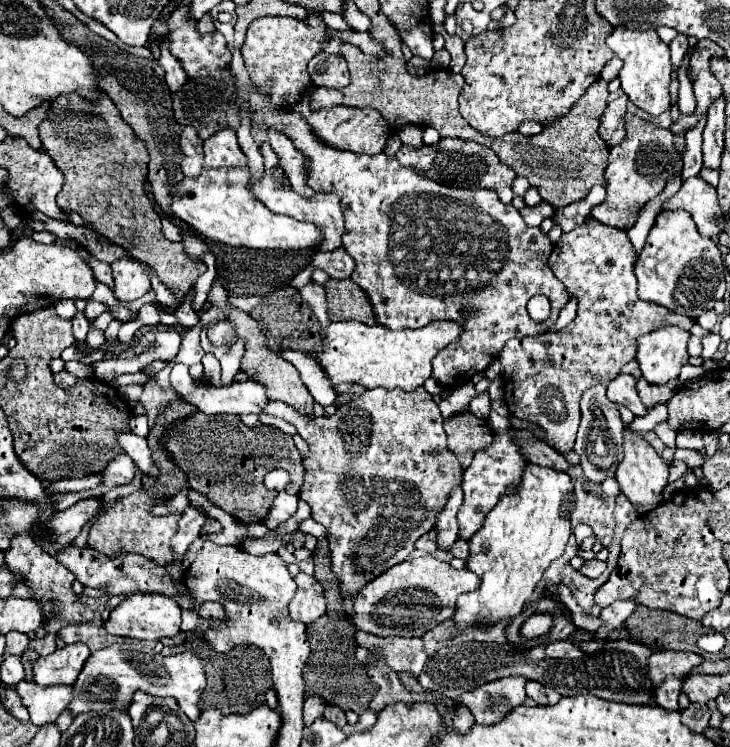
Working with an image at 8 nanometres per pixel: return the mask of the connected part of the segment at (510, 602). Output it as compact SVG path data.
M528 462L524 466L522 484L498 500L488 512L482 528L468 540L470 560L466 568L482 578L478 590L462 594L456 602L456 626L468 624L496 624L498 620L510 620L518 616L524 602L534 592L544 570L562 556L566 542L572 534L570 518L562 516L562 504L574 496L574 484L562 470L550 466L538 466Z

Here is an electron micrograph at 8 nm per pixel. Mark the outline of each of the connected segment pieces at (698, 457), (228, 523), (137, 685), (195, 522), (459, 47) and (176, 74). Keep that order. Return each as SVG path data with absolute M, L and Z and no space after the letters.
M676 448L672 461L680 459L687 462L688 467L699 467L702 464L704 456L693 449Z
M222 512L220 516L220 524L222 524L222 532L218 534L210 534L210 540L216 544L240 544L242 540L250 538L246 532L246 526L242 526L240 522L236 522L230 514Z
M128 640L122 644L112 644L108 648L102 648L86 660L78 680L74 682L74 690L76 690L74 704L70 704L68 710L74 716L78 716L80 712L88 712L88 710L108 712L114 708L128 708L130 696L136 690L142 690L154 696L174 696L182 712L192 722L196 722L200 718L198 700L204 686L206 686L206 676L198 654L184 652L184 654L162 658L162 654L156 654L152 648L138 644L138 640Z
M190 506L182 512L182 520L180 520L180 524L178 524L180 528L178 528L176 536L172 538L174 560L180 560L180 558L186 554L188 546L200 536L200 526L204 524L204 520L206 520L206 516L200 514L200 512L196 512L196 510L190 508Z
M433 23L432 29L434 32L442 34L444 40L446 40L446 50L448 50L450 56L452 56L450 70L452 70L452 72L460 72L462 66L464 66L464 62L466 62L466 54L464 54L464 42L462 42L462 38L456 36L456 34L450 36L450 34L446 33L444 27L439 24Z
M164 38L160 42L160 56L156 62L166 70L166 84L170 88L170 92L176 92L186 82L188 76L184 72L182 62L170 52L170 40L168 38Z

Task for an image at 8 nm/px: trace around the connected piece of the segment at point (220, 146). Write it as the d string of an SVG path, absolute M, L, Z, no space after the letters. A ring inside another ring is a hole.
M232 128L218 130L214 136L204 140L204 168L238 168L246 164L248 158Z

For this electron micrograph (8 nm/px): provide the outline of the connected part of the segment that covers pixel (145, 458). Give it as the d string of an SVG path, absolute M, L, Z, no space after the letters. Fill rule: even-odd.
M120 432L118 434L118 442L120 442L122 450L134 460L134 464L144 474L150 474L150 476L156 476L158 474L158 468L152 462L152 454L150 454L150 448L148 448L146 438L140 438L140 436L132 434L132 432Z

